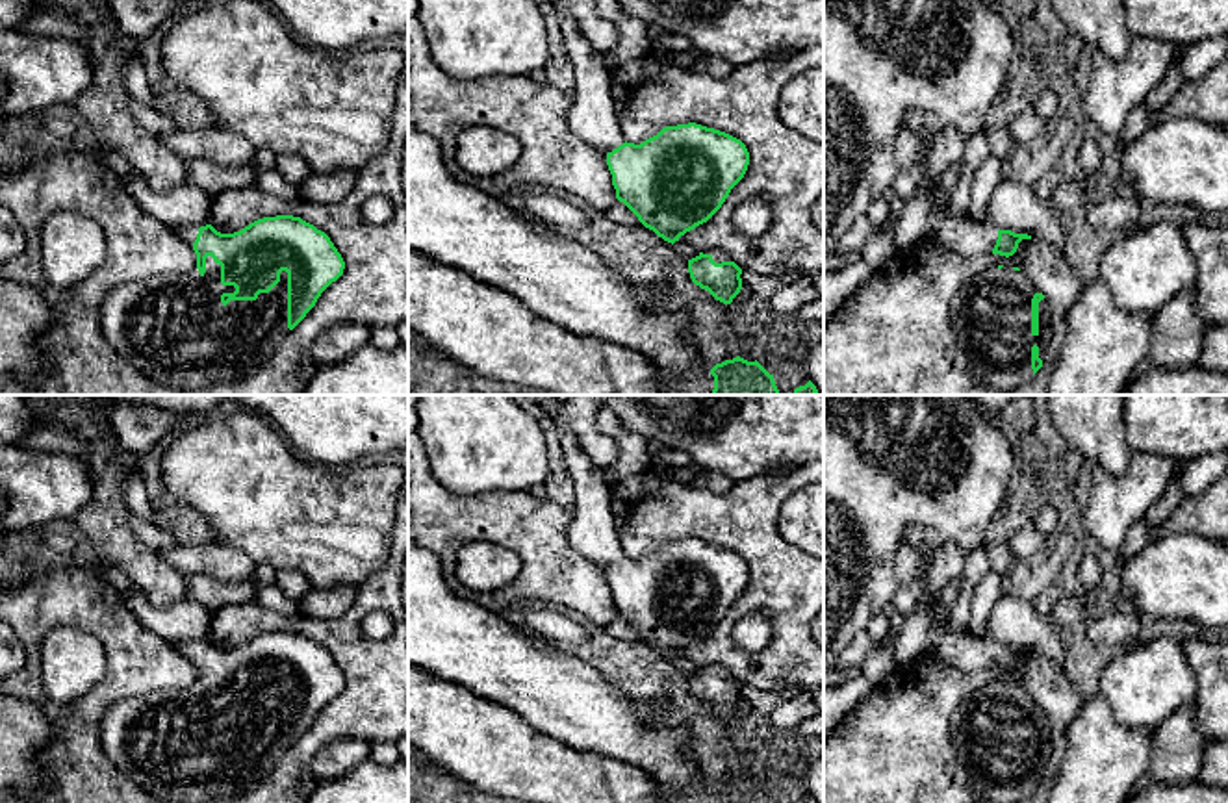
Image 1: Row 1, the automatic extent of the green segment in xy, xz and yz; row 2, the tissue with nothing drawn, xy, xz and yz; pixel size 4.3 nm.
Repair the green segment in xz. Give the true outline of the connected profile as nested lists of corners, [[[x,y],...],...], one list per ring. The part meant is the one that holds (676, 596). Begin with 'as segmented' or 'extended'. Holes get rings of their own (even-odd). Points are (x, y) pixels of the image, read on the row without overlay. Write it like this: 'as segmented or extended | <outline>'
extended | [[[566,421],[555,423],[575,488],[569,543],[607,571],[616,614],[673,660],[722,623],[744,593],[749,567],[740,554],[696,538],[666,542],[640,560],[627,558],[603,469],[581,451]]]

